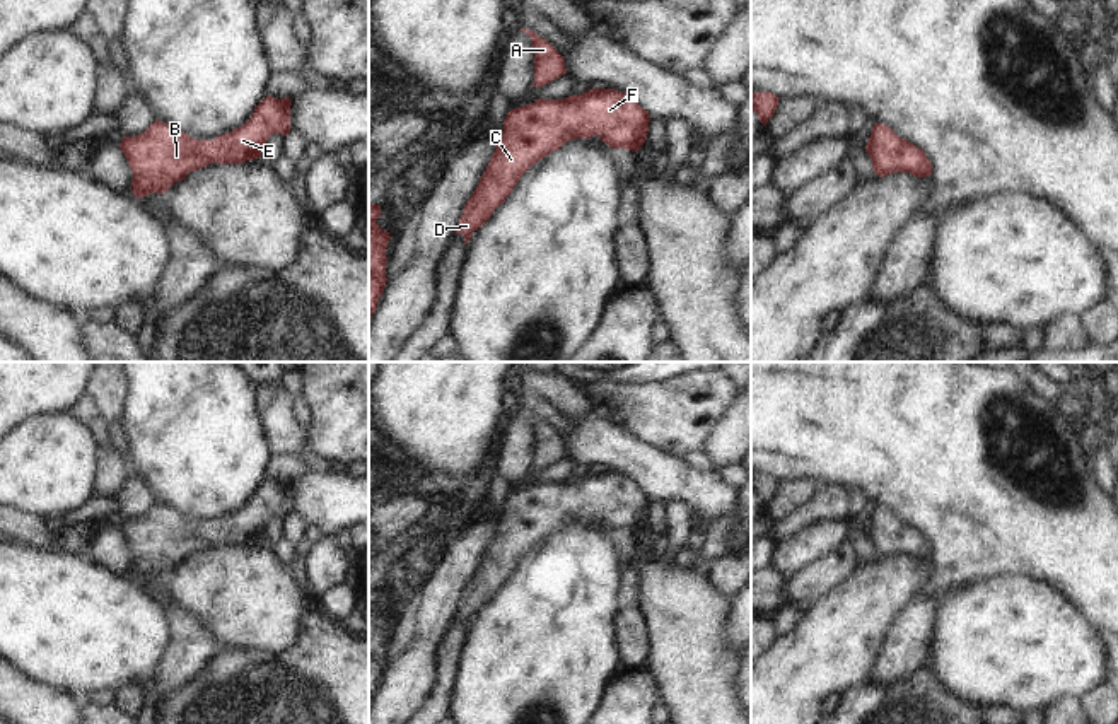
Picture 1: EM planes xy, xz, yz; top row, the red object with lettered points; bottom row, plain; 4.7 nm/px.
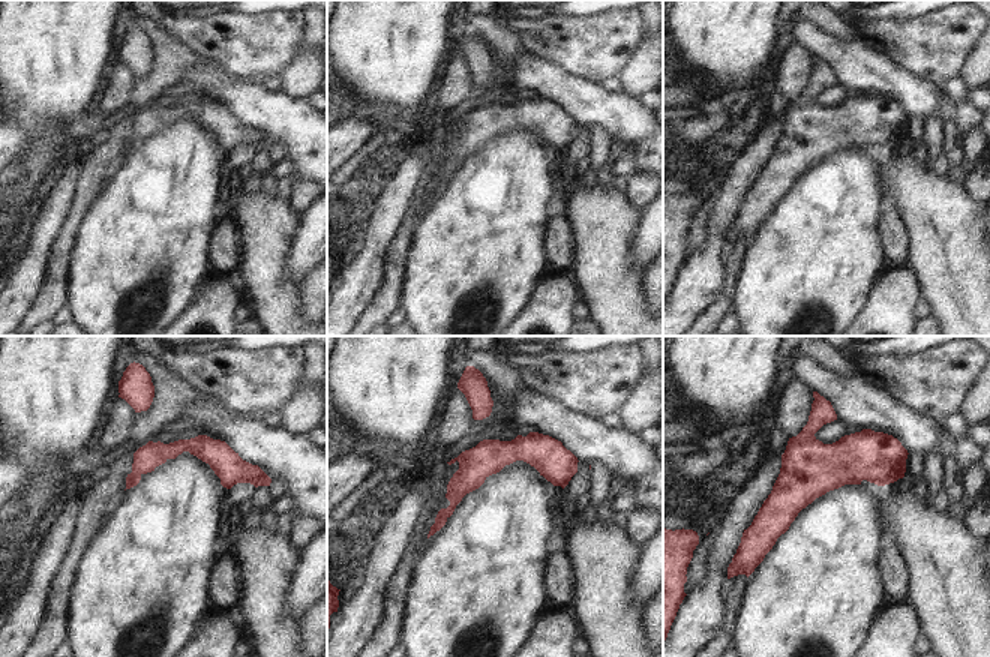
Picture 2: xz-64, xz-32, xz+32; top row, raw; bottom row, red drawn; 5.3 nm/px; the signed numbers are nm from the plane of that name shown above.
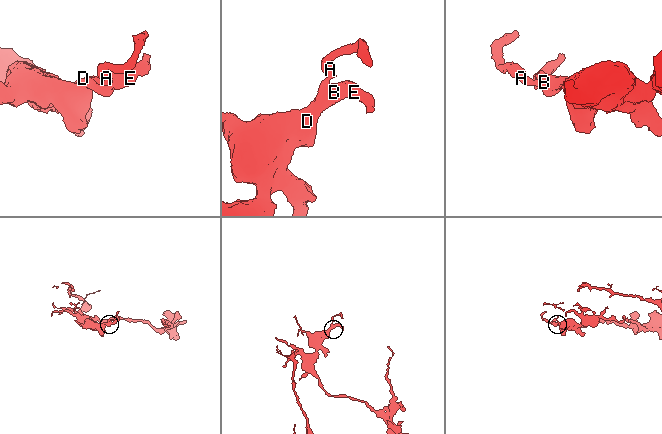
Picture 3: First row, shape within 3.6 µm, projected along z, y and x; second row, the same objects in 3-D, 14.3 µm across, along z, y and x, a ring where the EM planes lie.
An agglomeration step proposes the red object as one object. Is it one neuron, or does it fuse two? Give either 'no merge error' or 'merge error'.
no merge error

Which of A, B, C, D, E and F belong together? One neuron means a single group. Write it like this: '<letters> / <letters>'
A B C D E F

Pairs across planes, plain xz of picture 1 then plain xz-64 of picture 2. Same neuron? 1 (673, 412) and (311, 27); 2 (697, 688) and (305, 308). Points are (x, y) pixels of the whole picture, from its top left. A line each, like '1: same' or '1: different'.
1: different
2: different

